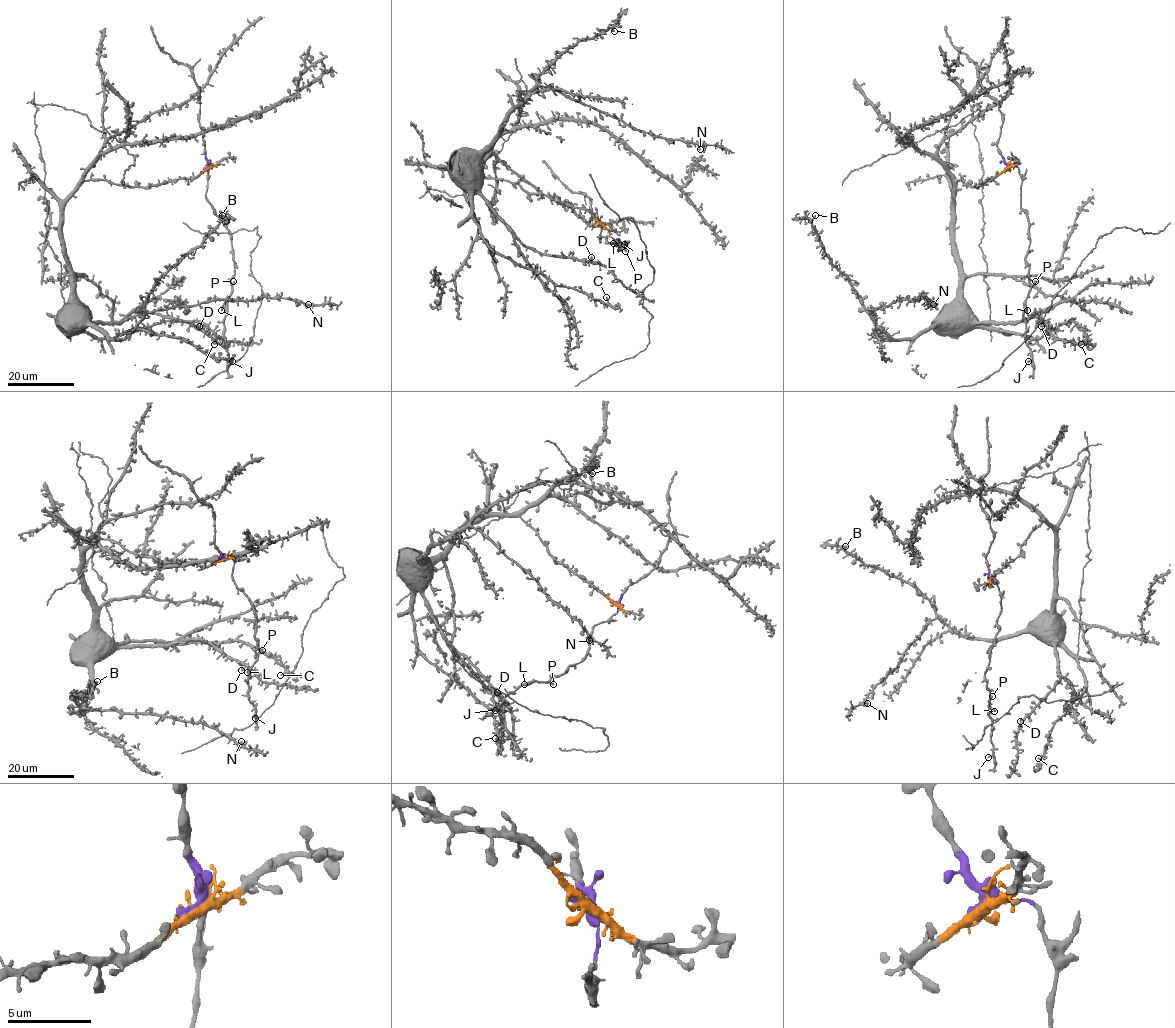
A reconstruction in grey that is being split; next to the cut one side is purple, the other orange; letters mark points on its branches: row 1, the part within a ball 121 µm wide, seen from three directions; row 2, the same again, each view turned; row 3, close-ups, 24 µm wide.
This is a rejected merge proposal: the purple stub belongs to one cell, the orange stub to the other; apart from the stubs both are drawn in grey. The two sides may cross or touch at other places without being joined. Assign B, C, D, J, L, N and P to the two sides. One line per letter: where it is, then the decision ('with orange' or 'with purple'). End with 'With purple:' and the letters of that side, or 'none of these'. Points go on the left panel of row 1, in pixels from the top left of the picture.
B: (222, 215) | with orange
C: (214, 344) | with orange
D: (199, 326) | with orange
J: (232, 361) | with purple
L: (221, 310) | with purple
N: (308, 304) | with orange
P: (233, 281) | with purple
With purple: J, L, P

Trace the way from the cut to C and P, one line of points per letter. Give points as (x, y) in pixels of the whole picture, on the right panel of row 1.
C: (1006, 168), (978, 187), (956, 181), (961, 300), (979, 323), (1030, 337), (1071, 321), (1087, 340), (1080, 344)
P: (1006, 168), (1016, 166), (1021, 179), (1021, 208), (1028, 219), (1029, 282), (1035, 281)

